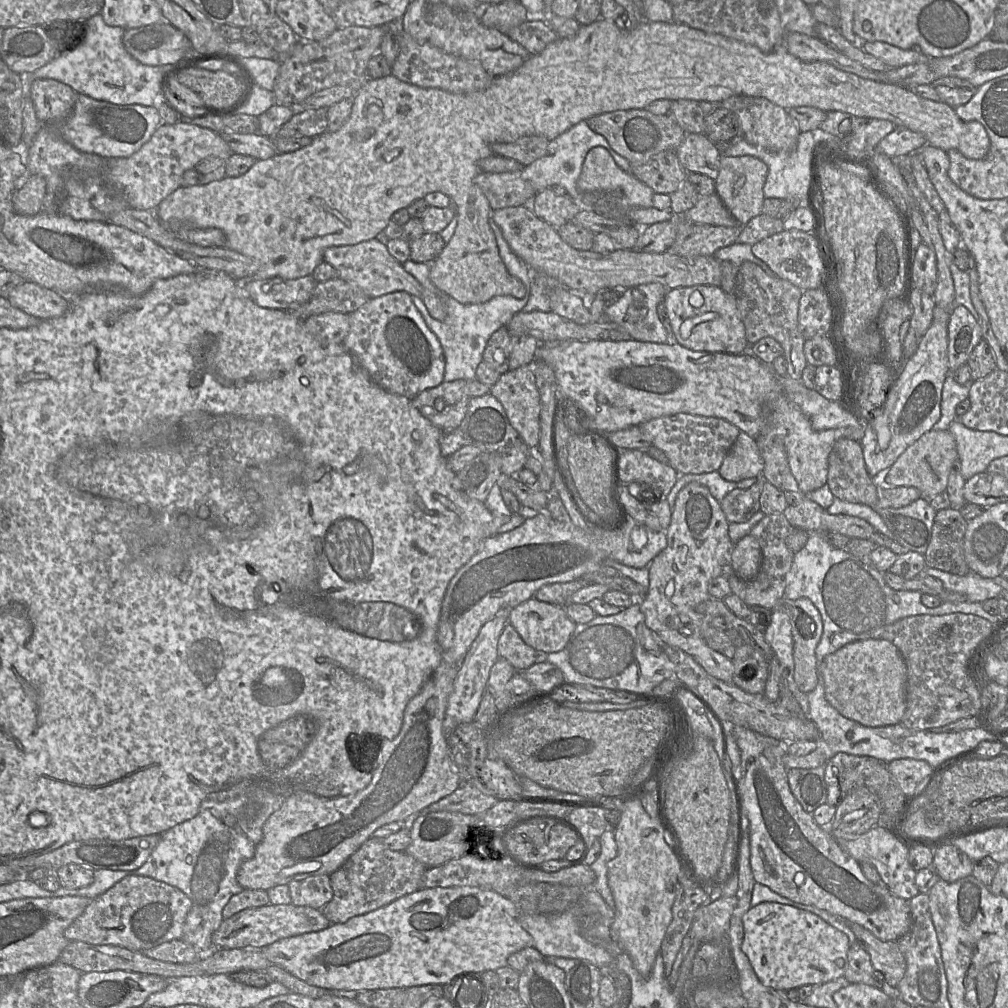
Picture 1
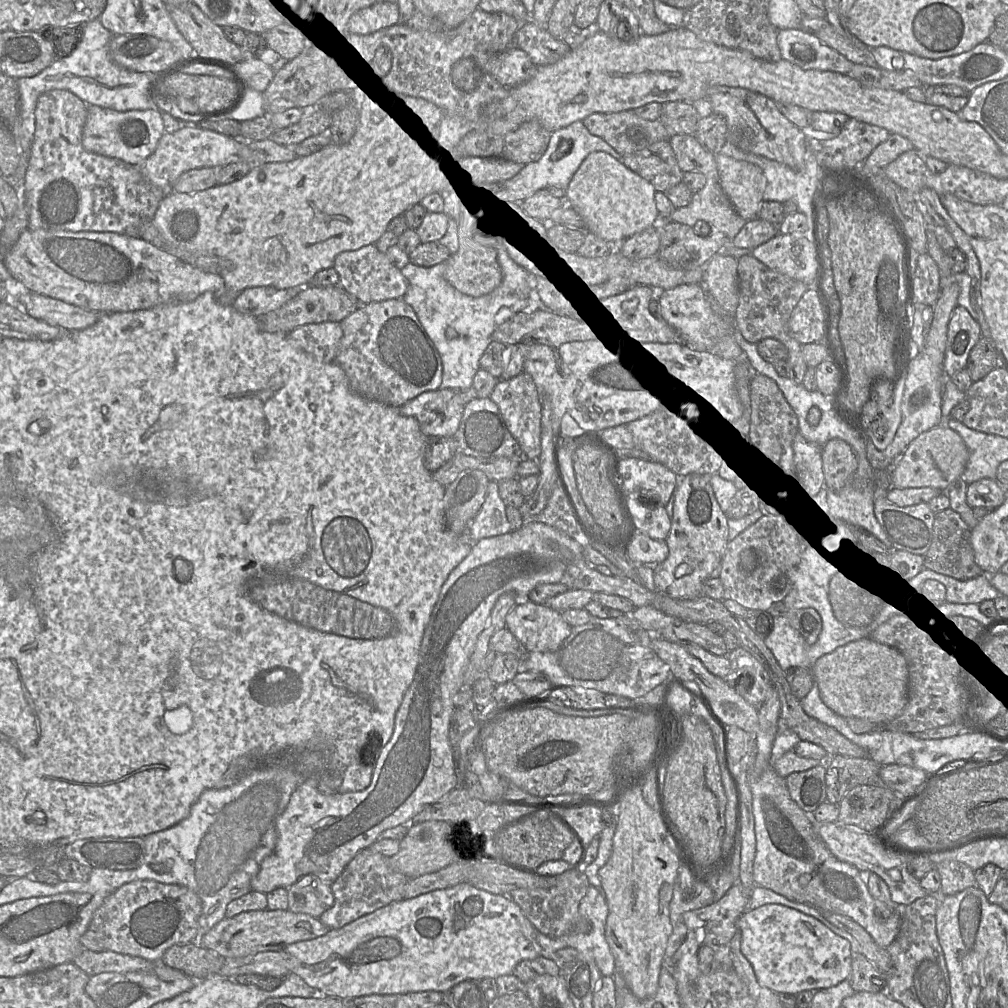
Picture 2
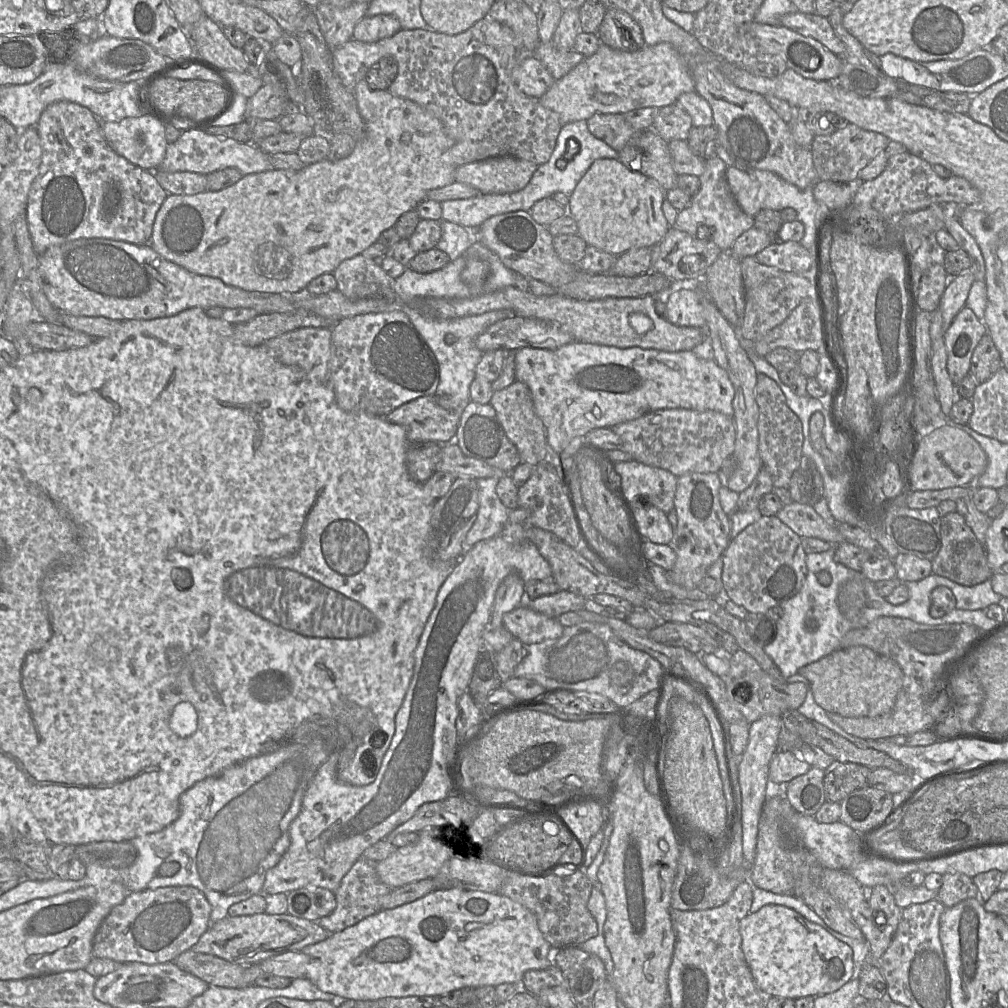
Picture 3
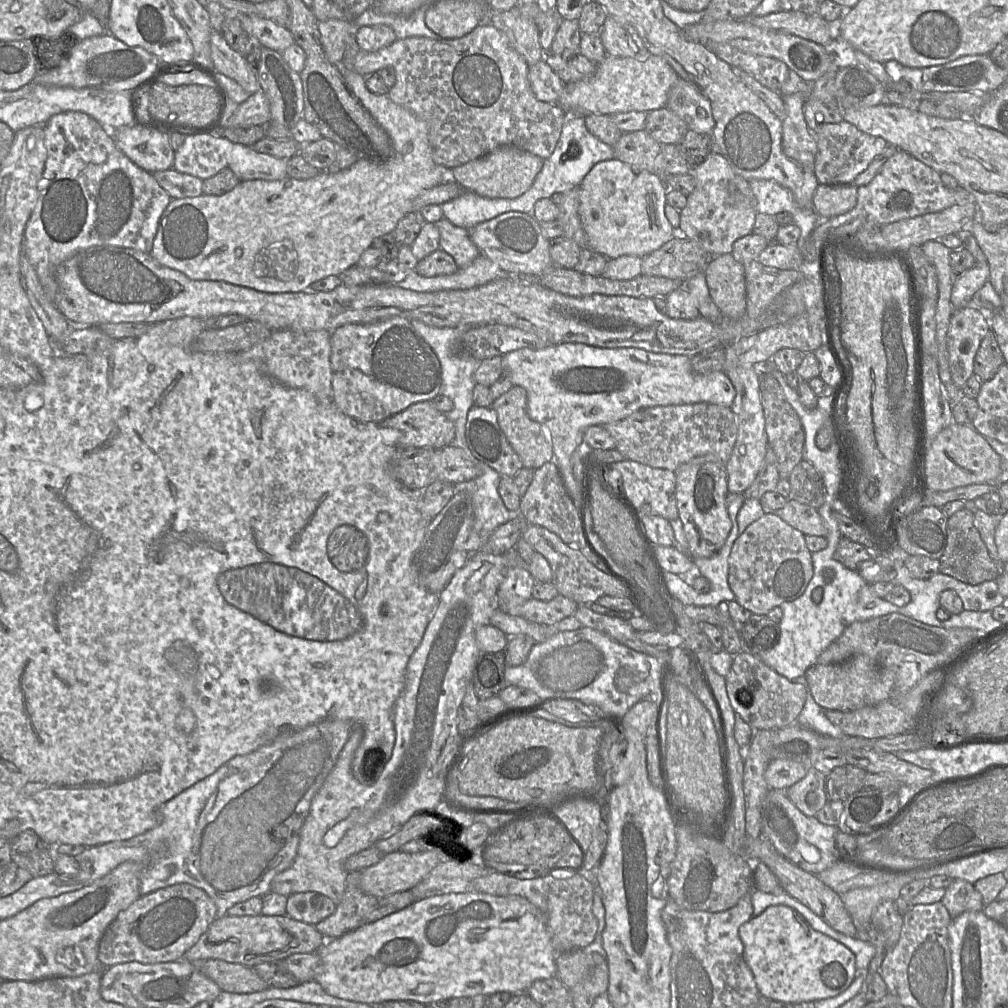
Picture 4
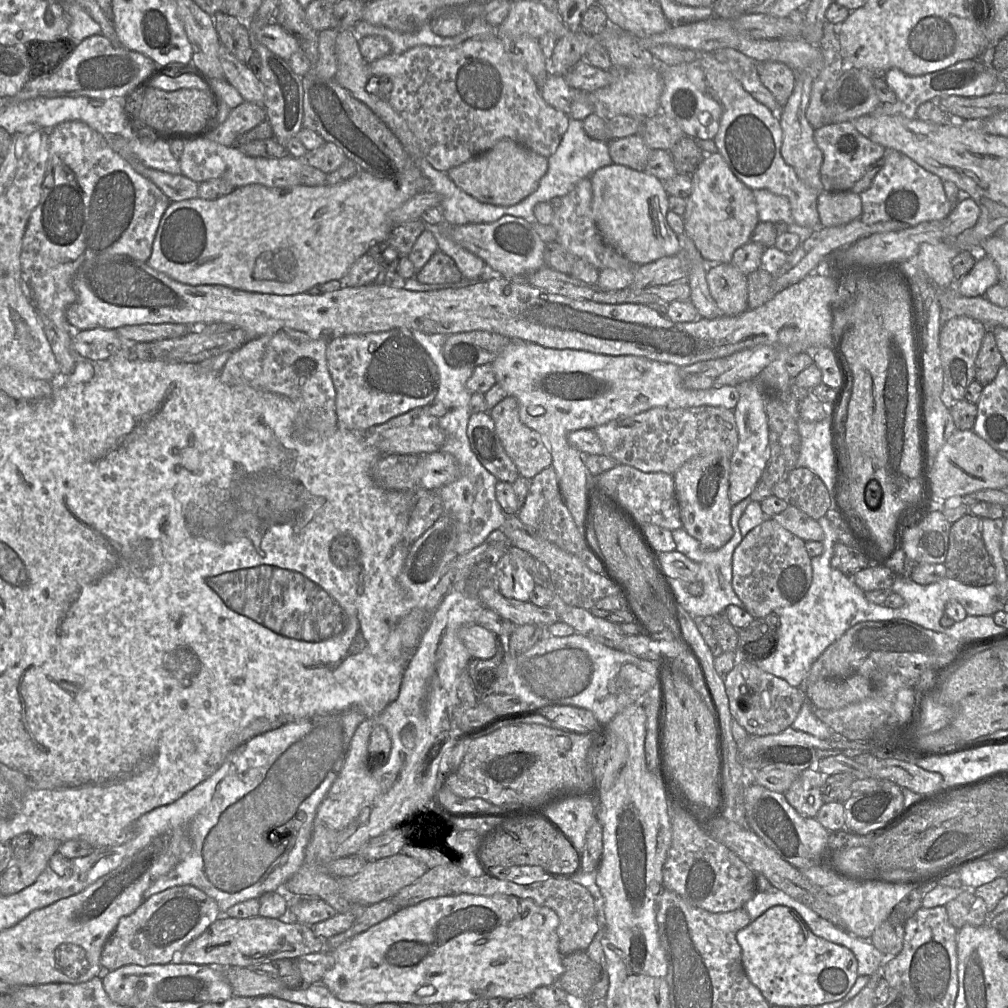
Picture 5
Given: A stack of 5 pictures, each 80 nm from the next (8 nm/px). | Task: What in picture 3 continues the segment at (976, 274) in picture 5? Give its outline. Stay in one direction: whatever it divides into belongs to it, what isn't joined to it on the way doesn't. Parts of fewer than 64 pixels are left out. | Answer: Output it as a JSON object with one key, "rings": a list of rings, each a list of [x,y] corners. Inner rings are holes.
{"rings":[[[964,271],[958,276],[950,278],[938,306],[944,329],[947,330],[957,313],[966,306],[969,291],[974,281],[975,276],[972,271]]]}

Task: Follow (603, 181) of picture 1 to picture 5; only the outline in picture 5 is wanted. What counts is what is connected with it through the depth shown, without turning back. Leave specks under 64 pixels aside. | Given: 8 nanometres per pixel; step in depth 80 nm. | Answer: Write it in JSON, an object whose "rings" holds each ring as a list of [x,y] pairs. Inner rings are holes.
{"rings":[[[610,164],[591,176],[591,212],[605,244],[612,247],[634,265],[643,265],[681,251],[682,240],[668,226],[668,194],[663,182],[626,166]]]}

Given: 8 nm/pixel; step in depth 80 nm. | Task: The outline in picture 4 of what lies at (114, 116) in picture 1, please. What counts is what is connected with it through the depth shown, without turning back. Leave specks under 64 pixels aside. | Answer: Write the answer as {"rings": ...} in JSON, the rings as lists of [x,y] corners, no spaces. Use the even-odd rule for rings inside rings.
{"rings":[[[134,123],[112,132],[121,152],[141,169],[148,172],[173,168],[174,151],[169,134]]]}

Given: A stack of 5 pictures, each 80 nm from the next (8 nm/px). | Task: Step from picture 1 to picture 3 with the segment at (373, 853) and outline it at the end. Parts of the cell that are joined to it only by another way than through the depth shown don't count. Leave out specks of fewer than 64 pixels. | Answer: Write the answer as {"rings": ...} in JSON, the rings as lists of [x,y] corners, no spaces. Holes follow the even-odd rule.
{"rings":[[[360,857],[343,877],[338,889],[334,893],[336,908],[331,914],[319,919],[317,922],[331,934],[341,932],[379,912],[386,896],[390,894],[391,890],[392,888],[383,883],[379,878],[376,865]]]}

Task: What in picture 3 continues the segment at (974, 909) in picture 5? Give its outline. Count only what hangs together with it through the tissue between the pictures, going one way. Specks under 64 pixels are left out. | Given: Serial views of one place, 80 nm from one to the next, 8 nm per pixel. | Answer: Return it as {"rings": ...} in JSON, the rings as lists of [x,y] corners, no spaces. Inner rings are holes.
{"rings":[[[963,873],[943,874],[943,884],[937,898],[946,908],[952,907],[968,898],[979,898],[979,890],[973,879]]]}

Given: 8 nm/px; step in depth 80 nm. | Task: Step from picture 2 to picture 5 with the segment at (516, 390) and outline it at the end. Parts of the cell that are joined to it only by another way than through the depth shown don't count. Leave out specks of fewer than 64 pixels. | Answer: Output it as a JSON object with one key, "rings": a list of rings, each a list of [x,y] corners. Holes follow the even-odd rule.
{"rings":[[[507,395],[490,411],[490,415],[495,423],[497,435],[521,477],[532,480],[543,469],[552,466],[552,455],[546,440],[521,422],[515,397]]]}

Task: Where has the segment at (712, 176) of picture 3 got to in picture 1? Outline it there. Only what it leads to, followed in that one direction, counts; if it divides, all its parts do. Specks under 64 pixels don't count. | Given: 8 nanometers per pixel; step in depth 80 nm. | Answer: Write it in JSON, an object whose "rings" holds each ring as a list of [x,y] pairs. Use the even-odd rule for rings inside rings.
{"rings":[[[713,193],[708,196],[699,196],[699,199],[695,206],[687,210],[683,215],[676,216],[684,216],[686,220],[689,220],[696,224],[709,224],[725,227],[735,227],[740,225],[740,223],[727,210],[717,193]]]}

